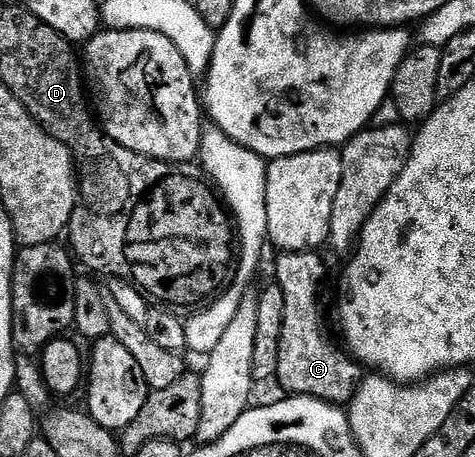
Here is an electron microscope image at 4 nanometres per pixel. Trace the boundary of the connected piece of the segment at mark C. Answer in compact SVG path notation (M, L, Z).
M289 251L281 254L276 263L275 286L284 294L284 312L274 374L289 396L348 405L362 382L362 367L339 346L336 348L324 332L324 307L320 304L320 294L324 291L328 271L318 256L316 251Z

